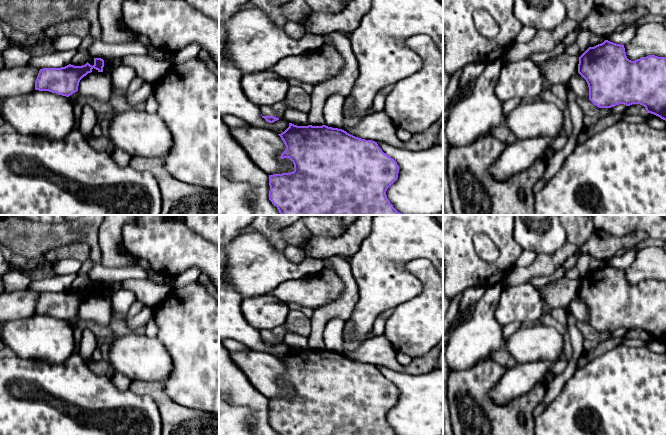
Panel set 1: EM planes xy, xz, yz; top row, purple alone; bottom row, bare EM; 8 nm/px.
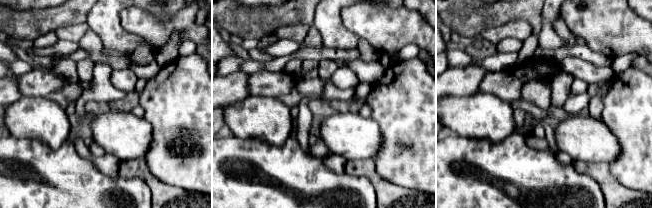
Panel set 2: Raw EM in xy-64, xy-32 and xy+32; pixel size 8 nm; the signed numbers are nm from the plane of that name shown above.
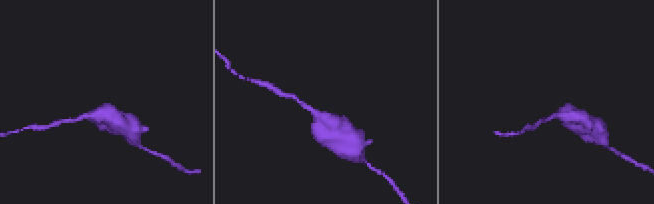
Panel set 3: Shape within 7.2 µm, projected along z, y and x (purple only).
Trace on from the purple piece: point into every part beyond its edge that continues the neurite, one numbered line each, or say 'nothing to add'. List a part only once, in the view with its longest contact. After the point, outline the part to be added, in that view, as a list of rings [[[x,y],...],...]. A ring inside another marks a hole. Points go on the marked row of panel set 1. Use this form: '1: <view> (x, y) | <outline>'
nothing to add

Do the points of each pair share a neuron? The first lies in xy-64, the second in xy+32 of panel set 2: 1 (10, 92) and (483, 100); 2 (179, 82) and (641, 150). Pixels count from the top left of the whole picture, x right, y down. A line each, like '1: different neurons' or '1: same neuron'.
1: different neurons
2: same neuron

